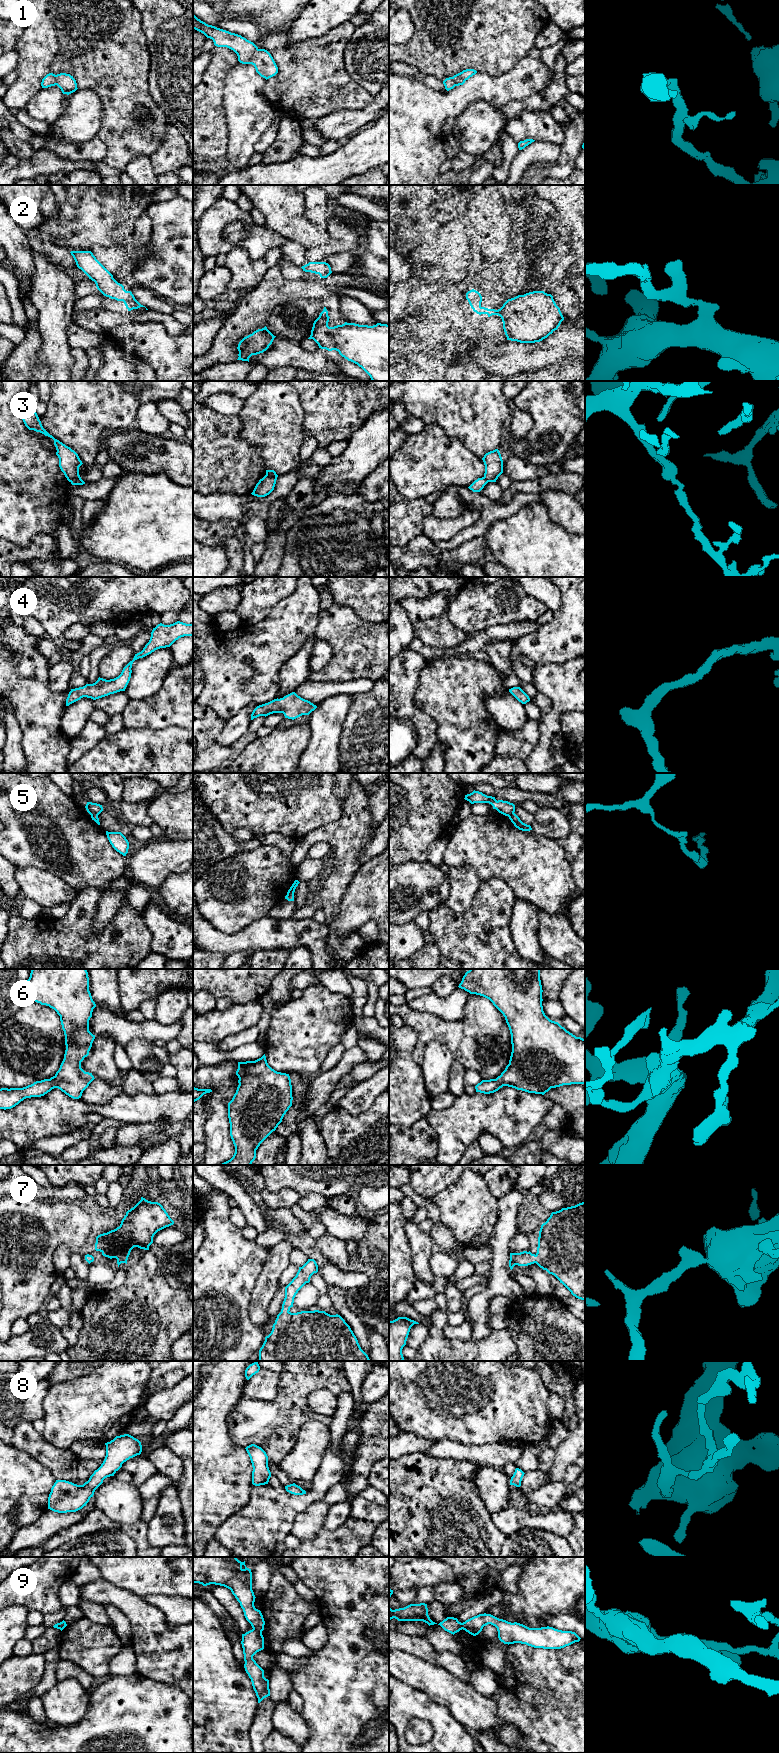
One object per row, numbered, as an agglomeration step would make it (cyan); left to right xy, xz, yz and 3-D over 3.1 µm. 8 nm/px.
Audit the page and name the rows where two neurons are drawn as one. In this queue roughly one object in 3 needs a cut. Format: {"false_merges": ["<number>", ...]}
{"false_merges": ["3", "5", "9"]}

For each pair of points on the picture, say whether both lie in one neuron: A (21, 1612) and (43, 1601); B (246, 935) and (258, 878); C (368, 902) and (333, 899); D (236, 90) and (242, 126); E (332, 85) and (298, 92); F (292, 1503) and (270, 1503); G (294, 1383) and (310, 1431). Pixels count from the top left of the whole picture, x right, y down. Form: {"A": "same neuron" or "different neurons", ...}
{"A": "different neurons", "B": "different neurons", "C": "different neurons", "D": "same neuron", "E": "same neuron", "F": "same neuron", "G": "different neurons"}

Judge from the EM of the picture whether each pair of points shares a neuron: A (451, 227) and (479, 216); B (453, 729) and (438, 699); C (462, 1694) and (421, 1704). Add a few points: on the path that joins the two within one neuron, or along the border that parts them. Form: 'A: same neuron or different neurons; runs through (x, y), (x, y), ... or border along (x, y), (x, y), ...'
A: different neurons; border along (457, 211), (458, 218), (472, 243)
B: same neuron; runs through (450, 722), (450, 713), (445, 706)
C: different neurons; border along (414, 1688), (442, 1704), (453, 1715)

